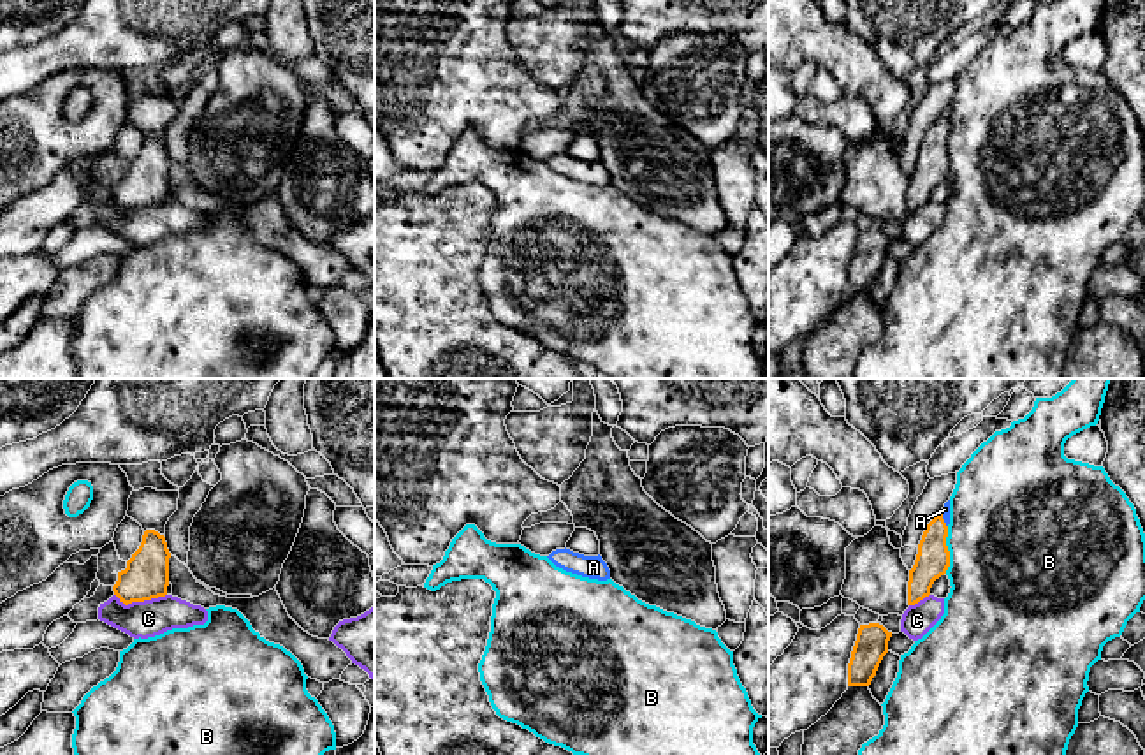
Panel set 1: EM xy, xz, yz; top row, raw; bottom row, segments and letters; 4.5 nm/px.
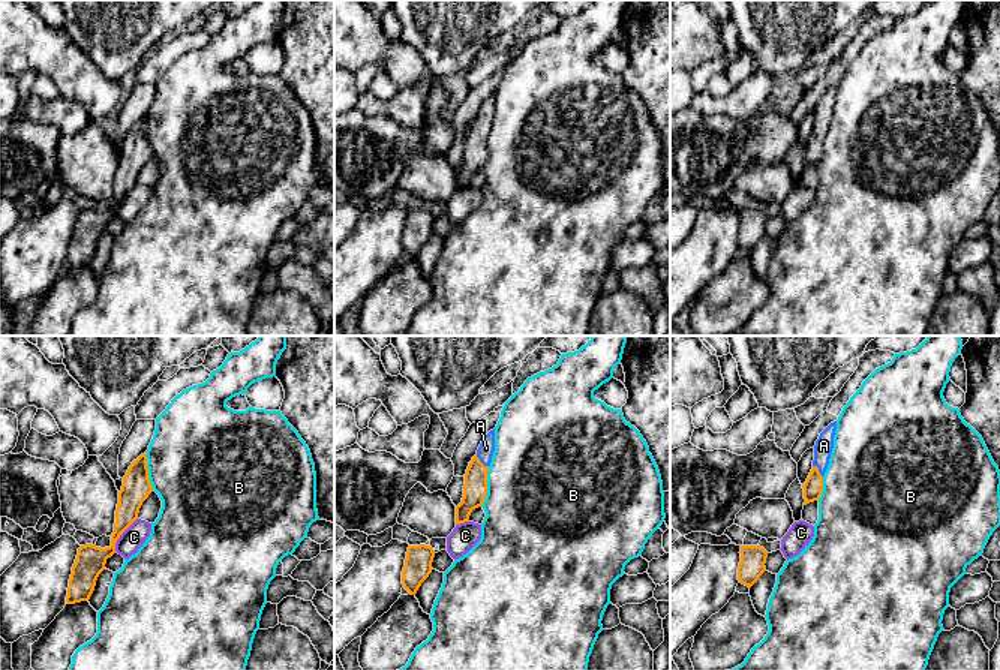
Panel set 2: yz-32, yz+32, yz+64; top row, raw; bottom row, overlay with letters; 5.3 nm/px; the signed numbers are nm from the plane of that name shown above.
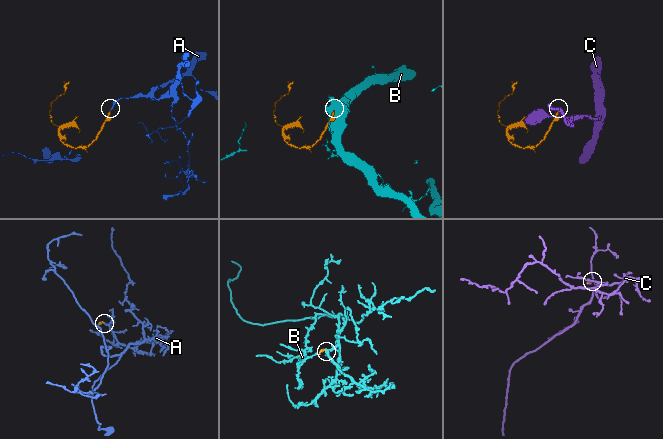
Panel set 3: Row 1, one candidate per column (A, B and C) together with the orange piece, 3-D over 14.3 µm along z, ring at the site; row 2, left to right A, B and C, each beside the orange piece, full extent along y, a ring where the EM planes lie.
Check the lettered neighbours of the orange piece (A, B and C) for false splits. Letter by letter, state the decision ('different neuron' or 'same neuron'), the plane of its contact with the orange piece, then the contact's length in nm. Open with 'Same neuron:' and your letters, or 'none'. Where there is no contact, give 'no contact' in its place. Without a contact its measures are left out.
Same neuron: A
A: same neuron; contact in yz; length 80 nm
B: different neuron; contact in yz; length 220 nm
C: different neuron; contact in xy; length 240 nm

